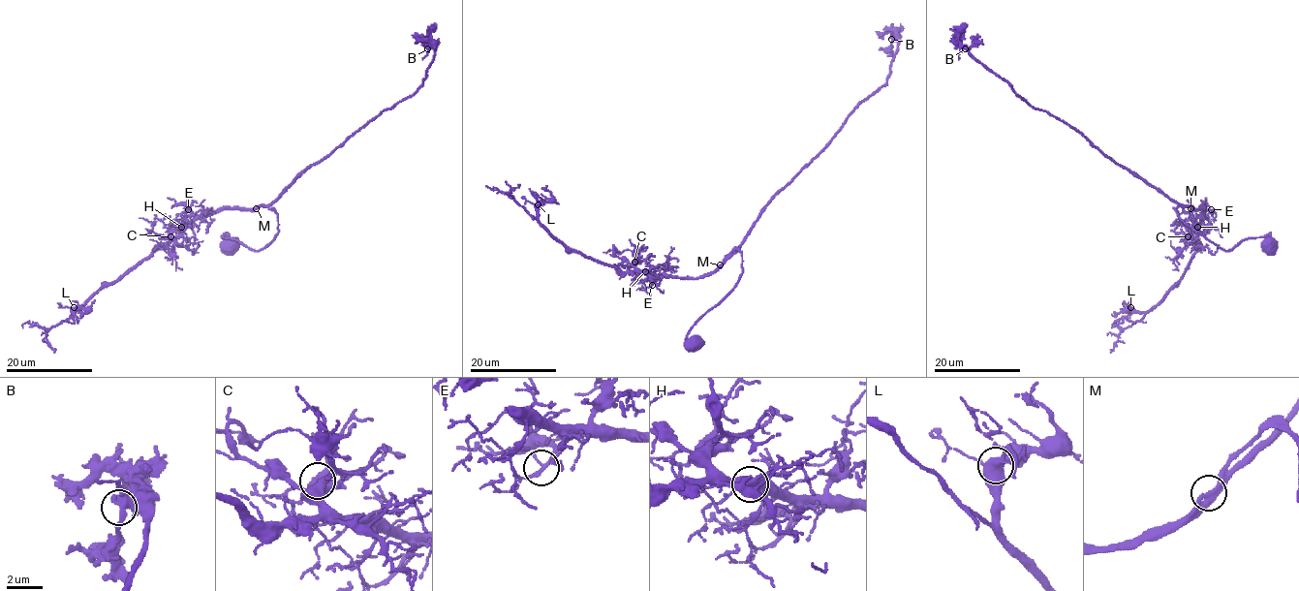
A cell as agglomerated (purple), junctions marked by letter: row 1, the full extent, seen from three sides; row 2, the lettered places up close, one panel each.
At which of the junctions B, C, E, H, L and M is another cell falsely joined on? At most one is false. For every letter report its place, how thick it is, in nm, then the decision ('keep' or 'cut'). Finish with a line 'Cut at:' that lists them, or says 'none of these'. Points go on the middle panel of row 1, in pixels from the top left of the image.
B: place (891, 39); calibre 420 nm; keep
C: place (634, 262); calibre 500 nm; keep
E: place (652, 285); calibre 180 nm; keep
H: place (645, 271); calibre 440 nm; keep
L: place (538, 204); calibre 400 nm; keep
M: place (720, 264); calibre 400 nm; keep
Cut at: none of these

